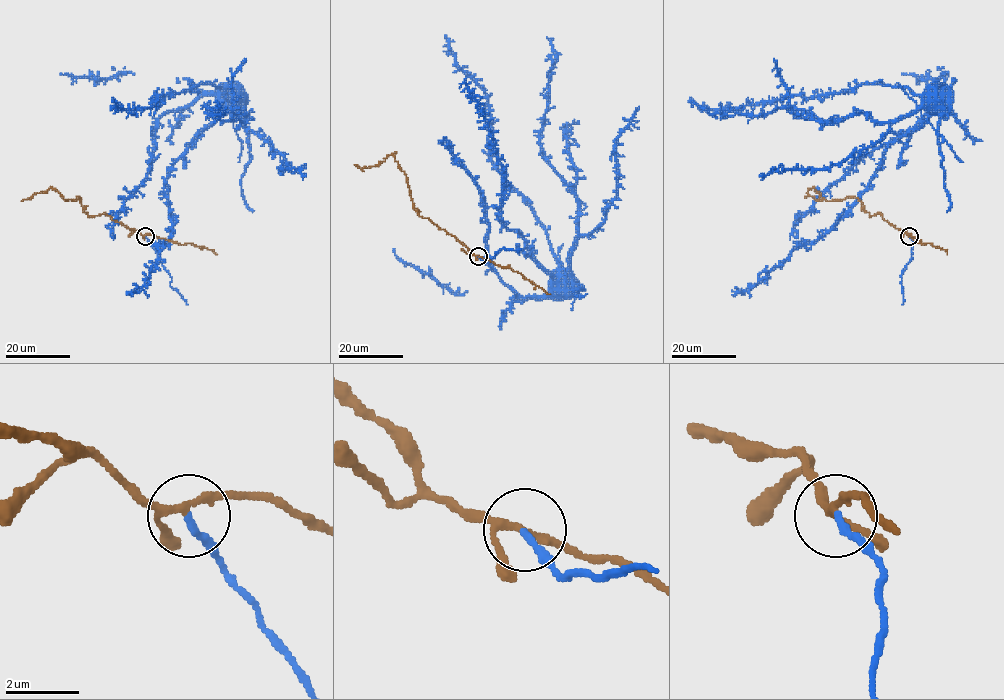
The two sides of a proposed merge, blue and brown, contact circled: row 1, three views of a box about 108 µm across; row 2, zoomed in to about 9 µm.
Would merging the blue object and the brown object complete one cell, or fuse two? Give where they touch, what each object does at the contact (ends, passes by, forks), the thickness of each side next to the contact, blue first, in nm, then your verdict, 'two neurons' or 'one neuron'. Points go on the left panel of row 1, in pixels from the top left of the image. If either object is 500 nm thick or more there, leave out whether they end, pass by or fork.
(145, 236) | blue ends | brown forks | 200/180 nm | two neurons

